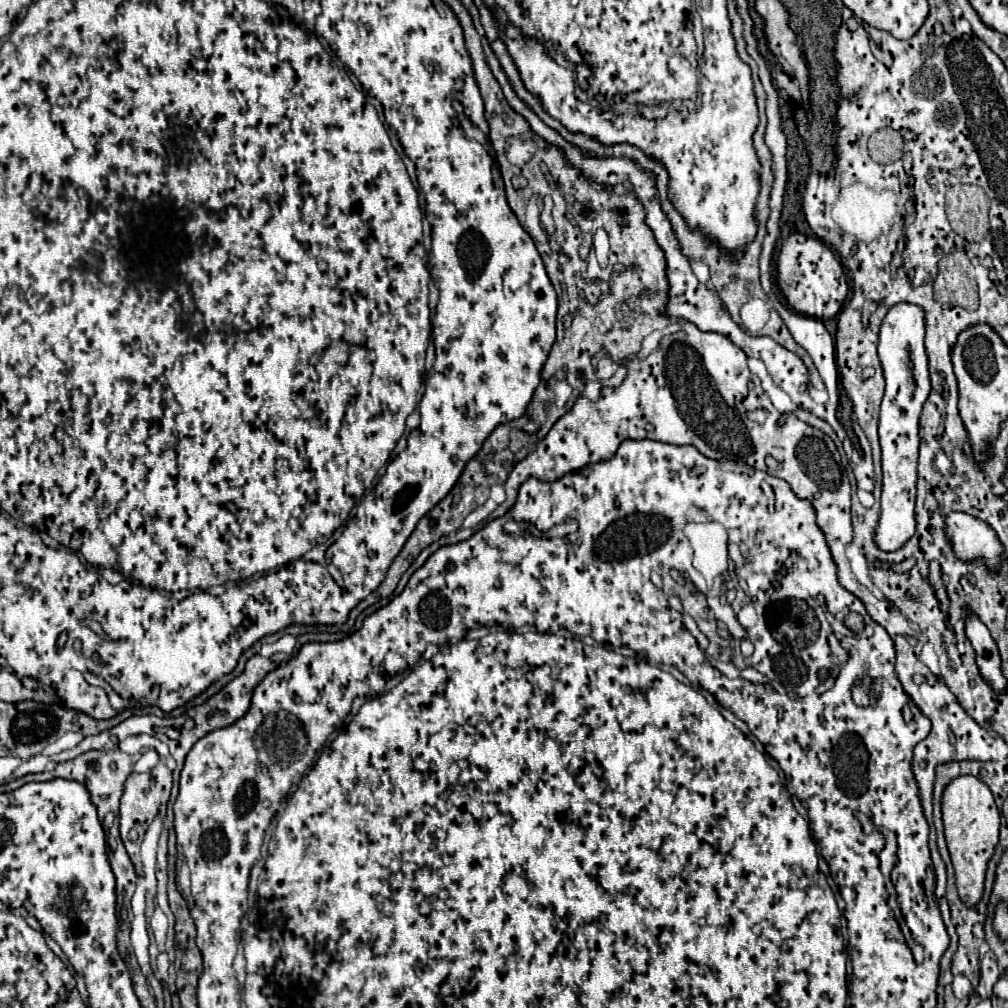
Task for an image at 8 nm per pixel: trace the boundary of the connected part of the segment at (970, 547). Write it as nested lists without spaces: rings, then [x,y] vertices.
[[[950,513],[946,517],[946,535],[960,559],[984,557],[990,567],[998,567],[1002,545],[996,533],[966,513]]]

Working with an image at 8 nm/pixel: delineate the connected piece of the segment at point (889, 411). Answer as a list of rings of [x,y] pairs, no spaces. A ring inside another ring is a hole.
[[[912,303],[894,305],[880,325],[877,353],[884,369],[885,392],[880,407],[880,447],[882,447],[882,513],[876,529],[876,543],[884,551],[896,551],[916,531],[916,467],[919,455],[919,419],[930,393],[928,357],[924,349],[924,311]]]

